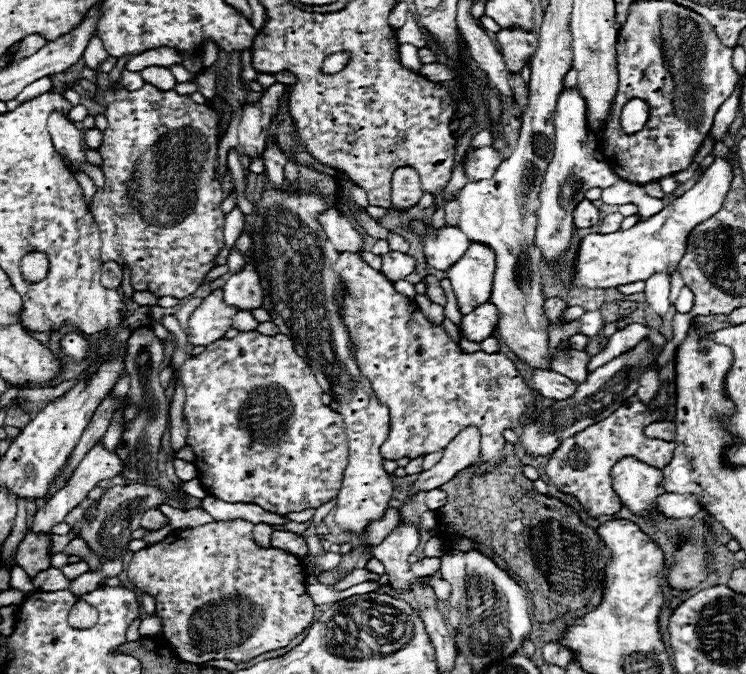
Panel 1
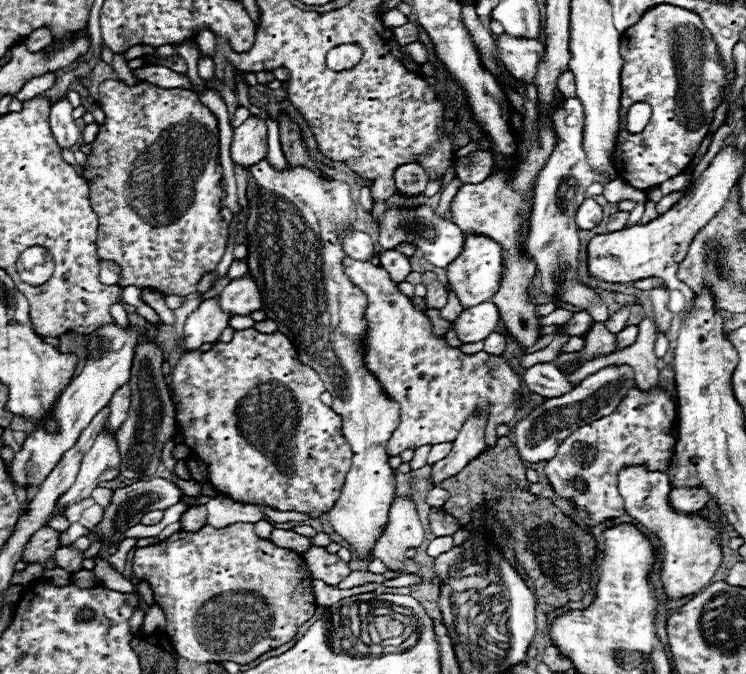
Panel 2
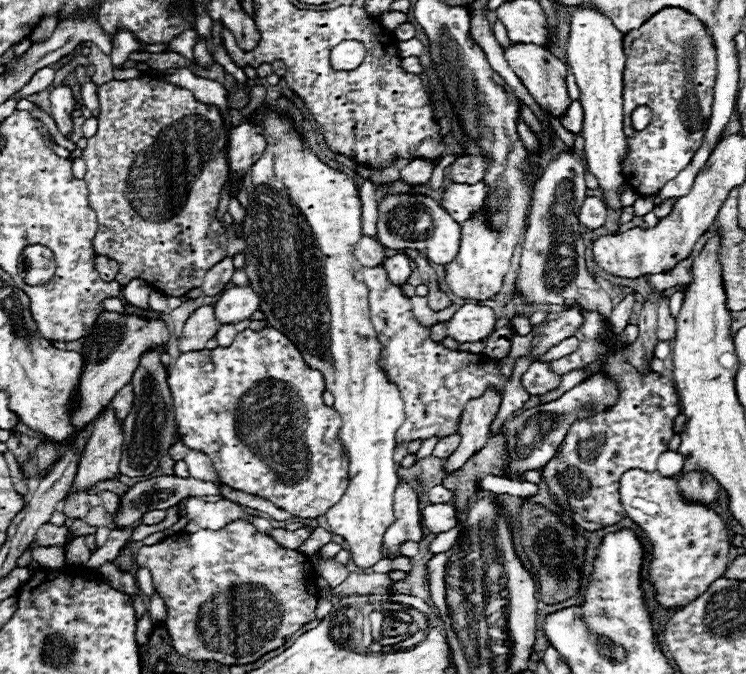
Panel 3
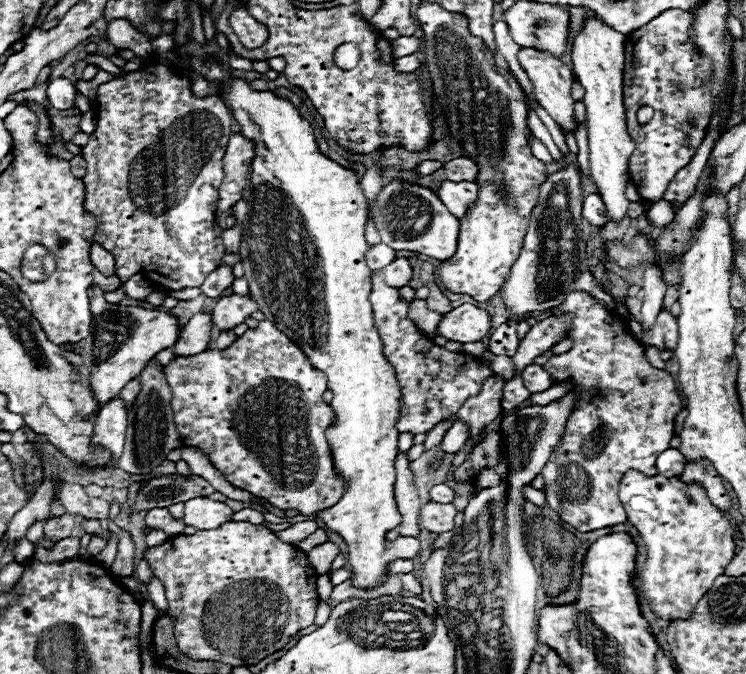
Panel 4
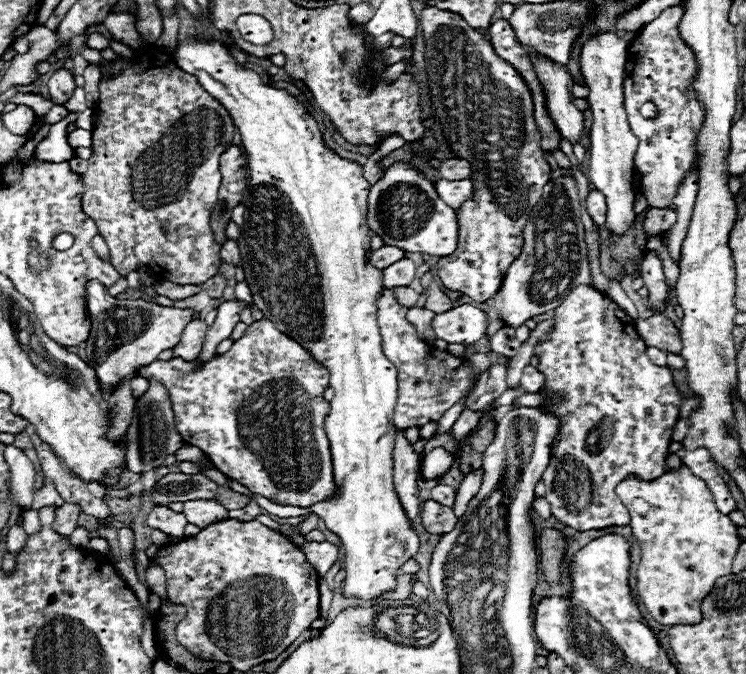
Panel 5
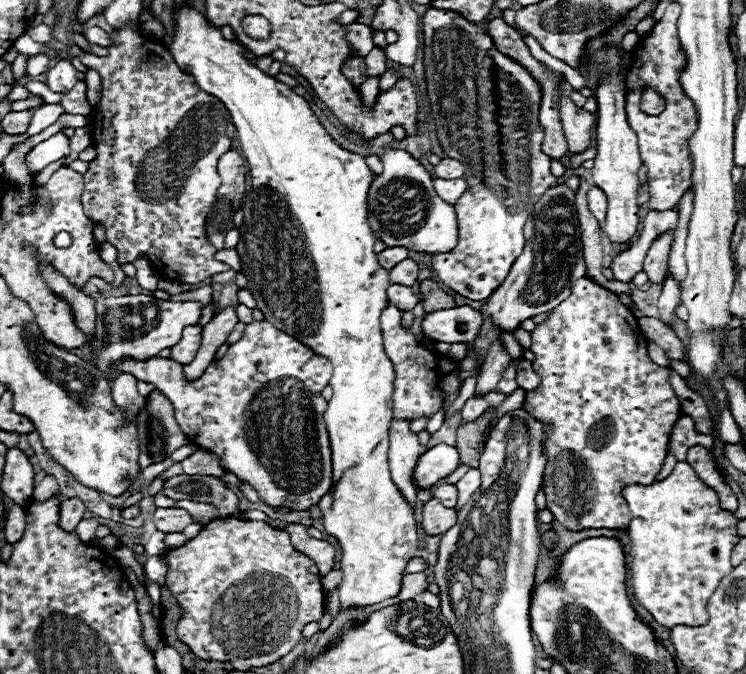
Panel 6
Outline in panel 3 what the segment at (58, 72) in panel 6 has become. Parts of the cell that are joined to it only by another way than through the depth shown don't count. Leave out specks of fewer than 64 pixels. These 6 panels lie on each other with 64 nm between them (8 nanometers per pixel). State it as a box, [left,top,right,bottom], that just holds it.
[50,86,76,136]

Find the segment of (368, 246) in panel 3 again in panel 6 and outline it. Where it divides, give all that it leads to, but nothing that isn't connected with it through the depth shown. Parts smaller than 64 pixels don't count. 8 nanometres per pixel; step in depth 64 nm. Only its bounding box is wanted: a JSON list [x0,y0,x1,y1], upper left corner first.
[378,246,408,270]

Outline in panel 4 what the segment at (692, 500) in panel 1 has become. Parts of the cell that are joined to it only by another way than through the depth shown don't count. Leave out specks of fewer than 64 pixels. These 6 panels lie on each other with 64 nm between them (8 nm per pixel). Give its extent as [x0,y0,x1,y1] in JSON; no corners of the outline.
[680,460,730,510]

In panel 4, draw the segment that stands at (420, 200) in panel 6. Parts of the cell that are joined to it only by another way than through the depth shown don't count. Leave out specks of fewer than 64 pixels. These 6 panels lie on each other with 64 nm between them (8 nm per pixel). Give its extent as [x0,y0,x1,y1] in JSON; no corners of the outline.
[372,180,460,262]

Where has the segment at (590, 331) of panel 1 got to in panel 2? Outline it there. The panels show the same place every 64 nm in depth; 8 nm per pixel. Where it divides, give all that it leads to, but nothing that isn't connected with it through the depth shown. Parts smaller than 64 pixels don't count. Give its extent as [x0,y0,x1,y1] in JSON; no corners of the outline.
[564,312,594,336]

